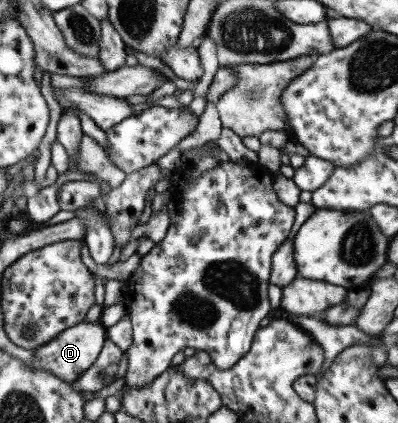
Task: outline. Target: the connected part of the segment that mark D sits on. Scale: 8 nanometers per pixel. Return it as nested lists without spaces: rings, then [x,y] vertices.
[[[85,319],[68,327],[58,333],[51,341],[43,343],[41,347],[33,349],[33,360],[29,361],[29,366],[34,371],[47,371],[62,381],[73,383],[80,377],[87,367],[96,360],[100,349],[104,346],[106,339],[106,327],[101,322],[88,322]]]

